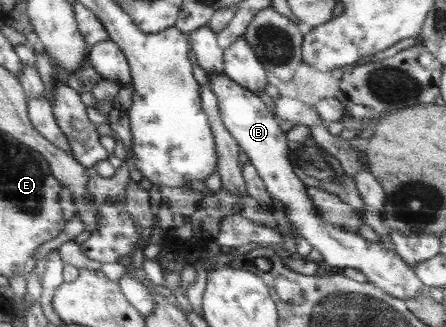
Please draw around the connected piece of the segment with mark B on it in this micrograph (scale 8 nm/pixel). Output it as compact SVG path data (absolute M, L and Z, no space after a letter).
M209 24L201 26L187 34L190 49L197 58L195 62L205 69L209 76L208 86L215 93L219 103L222 122L227 131L235 138L249 163L255 167L259 178L266 186L272 199L281 201L285 206L285 217L297 230L297 233L321 253L324 264L332 268L352 268L361 271L369 282L399 299L409 299L417 294L427 294L430 287L423 285L414 269L390 249L384 249L379 242L369 243L367 239L354 232L343 230L326 223L318 214L318 209L307 194L307 187L293 173L288 156L288 140L281 130L279 120L267 105L251 90L234 82L223 70L223 50L216 40L216 33Z

